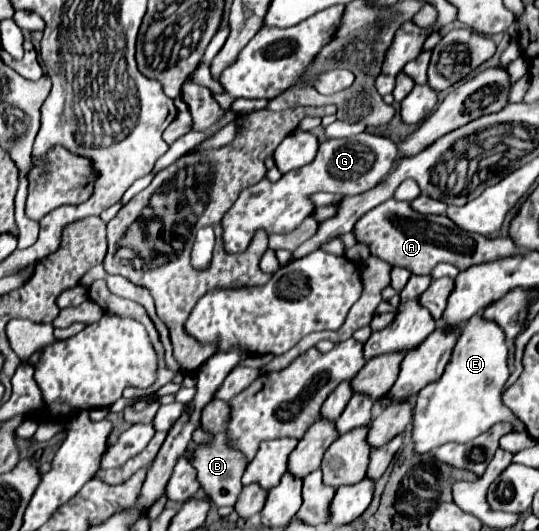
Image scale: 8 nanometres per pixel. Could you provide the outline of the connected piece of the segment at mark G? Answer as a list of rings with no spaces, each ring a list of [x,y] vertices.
[[[361,132],[351,138],[325,140],[317,150],[315,160],[309,162],[307,166],[283,174],[279,182],[269,182],[267,178],[263,178],[261,182],[257,182],[255,186],[249,186],[239,194],[237,202],[221,220],[221,226],[225,230],[223,232],[225,250],[229,254],[243,252],[249,246],[257,228],[267,230],[267,234],[291,232],[301,224],[305,216],[313,212],[315,206],[309,200],[313,192],[323,190],[323,192],[333,192],[341,196],[353,196],[373,188],[393,168],[395,154],[397,154],[395,142],[391,142],[385,136],[375,136],[367,132]]]

